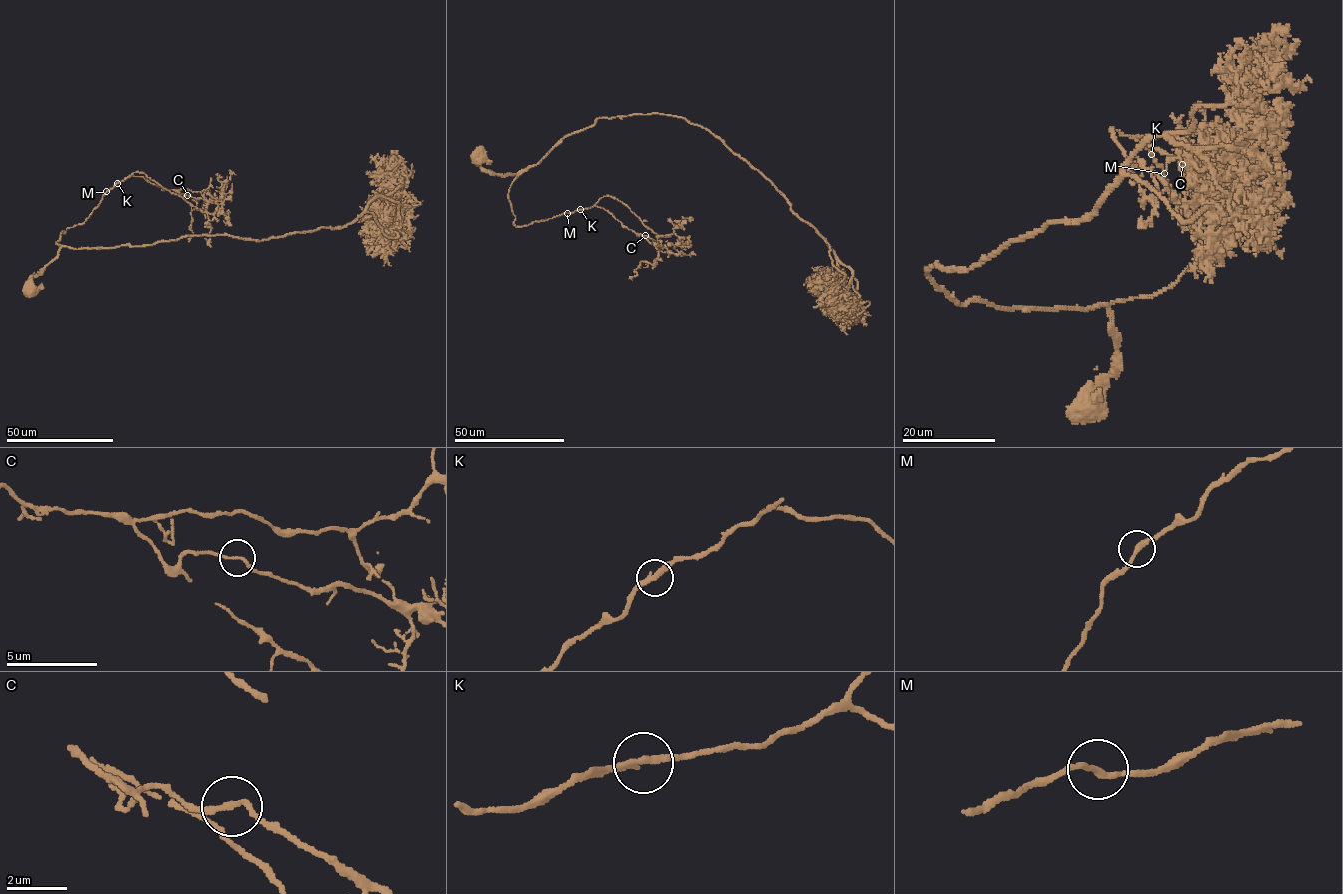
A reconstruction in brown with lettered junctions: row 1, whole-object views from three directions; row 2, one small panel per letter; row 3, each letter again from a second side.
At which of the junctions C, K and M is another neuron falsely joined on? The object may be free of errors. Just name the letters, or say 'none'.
none

